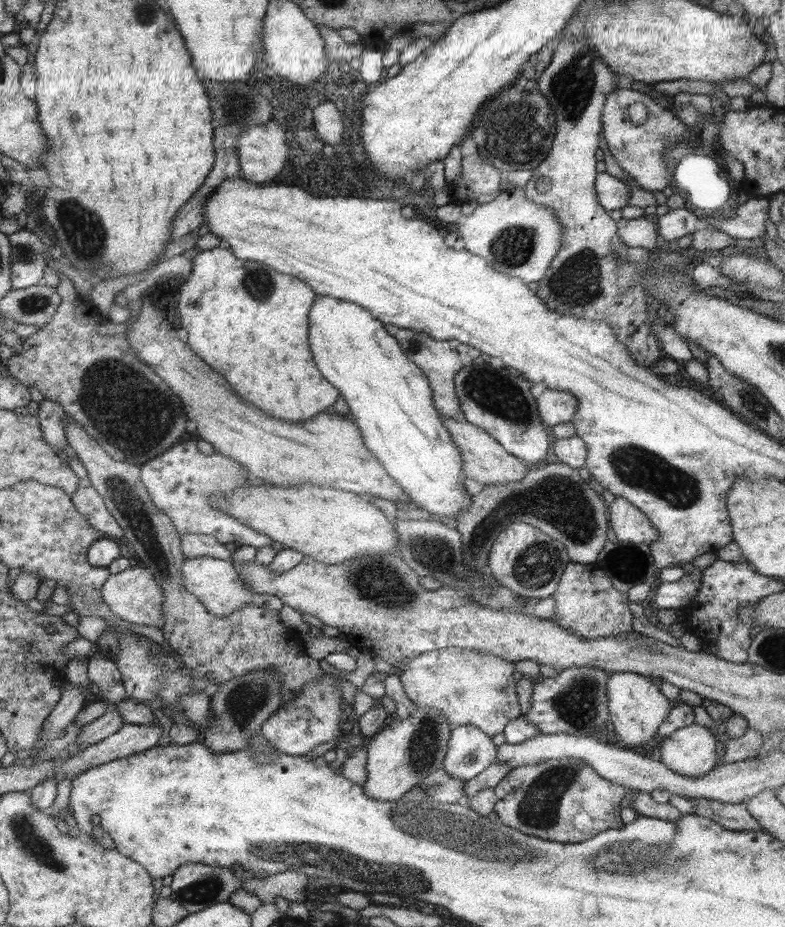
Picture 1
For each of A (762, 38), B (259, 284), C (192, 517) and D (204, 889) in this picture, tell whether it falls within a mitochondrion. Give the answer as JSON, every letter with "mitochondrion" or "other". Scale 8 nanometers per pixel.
{"A":"other","B":"mitochondrion","C":"other","D":"mitochondrion"}

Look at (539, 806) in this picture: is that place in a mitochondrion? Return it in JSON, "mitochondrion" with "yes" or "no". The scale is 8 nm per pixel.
{"mitochondrion":"yes"}

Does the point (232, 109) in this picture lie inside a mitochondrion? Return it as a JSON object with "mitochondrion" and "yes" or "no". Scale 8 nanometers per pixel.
{"mitochondrion":"yes"}

